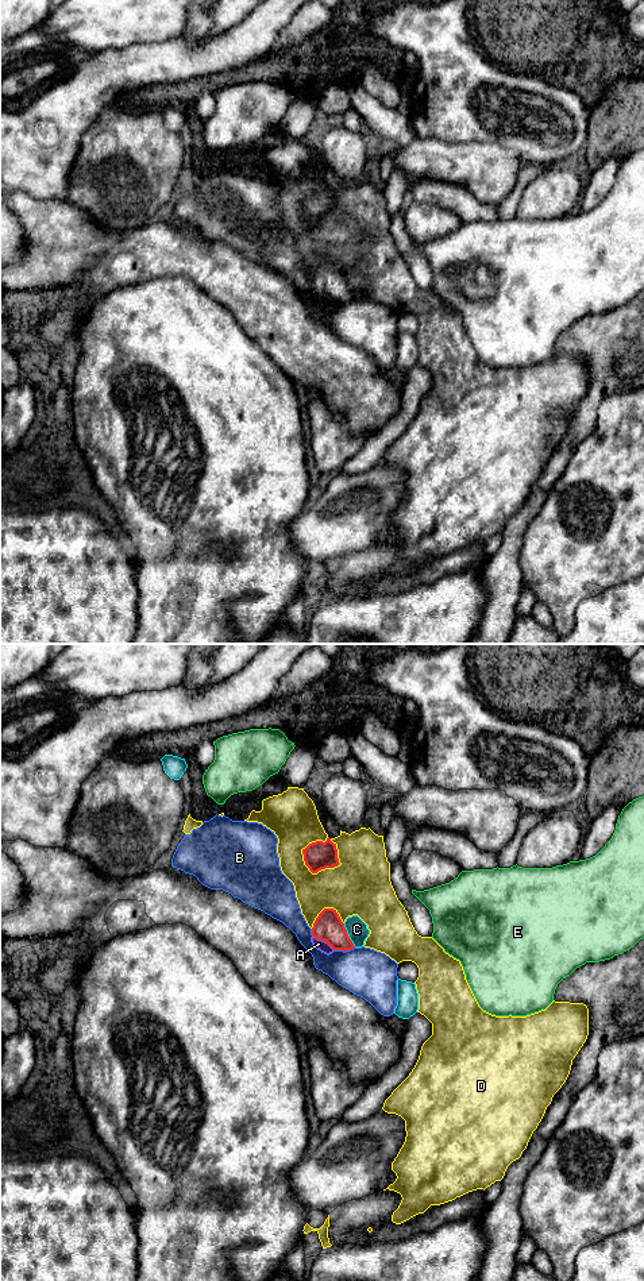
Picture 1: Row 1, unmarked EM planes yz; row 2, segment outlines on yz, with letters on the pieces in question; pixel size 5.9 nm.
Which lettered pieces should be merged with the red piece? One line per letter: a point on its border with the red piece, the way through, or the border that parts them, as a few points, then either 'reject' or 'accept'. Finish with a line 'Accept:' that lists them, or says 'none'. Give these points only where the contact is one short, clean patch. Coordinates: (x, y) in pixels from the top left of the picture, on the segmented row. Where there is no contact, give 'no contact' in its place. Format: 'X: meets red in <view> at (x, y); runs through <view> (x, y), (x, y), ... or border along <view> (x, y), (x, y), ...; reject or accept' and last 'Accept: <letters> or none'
A: meets red in yz at (324, 941); runs through yz (328, 926), (328, 936), (324, 941), (319, 944); accept
B: meets red in yz at (343, 950); reject
C: meets red in yz at (347, 936); reject
D: meets red in yz at (304, 849); reject
E: no contact; reject
Accept: A

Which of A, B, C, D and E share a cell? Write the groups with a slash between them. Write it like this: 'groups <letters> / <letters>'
groups A / B / C / D / E

